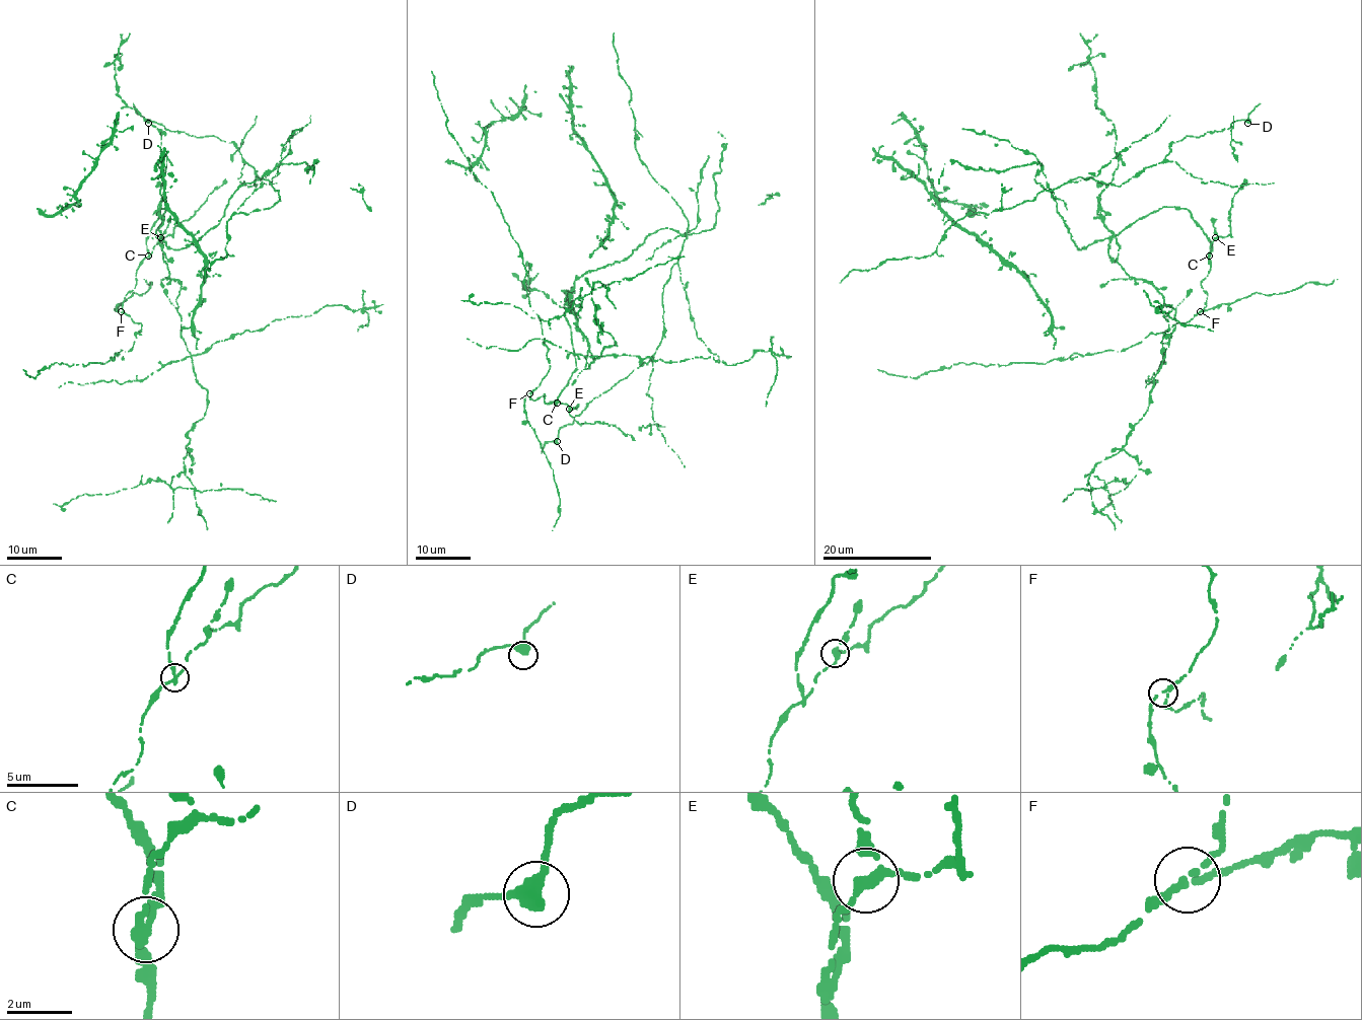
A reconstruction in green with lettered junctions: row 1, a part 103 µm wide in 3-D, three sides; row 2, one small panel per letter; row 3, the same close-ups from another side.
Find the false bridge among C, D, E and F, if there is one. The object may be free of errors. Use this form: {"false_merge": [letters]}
{"false_merge": ["C"]}

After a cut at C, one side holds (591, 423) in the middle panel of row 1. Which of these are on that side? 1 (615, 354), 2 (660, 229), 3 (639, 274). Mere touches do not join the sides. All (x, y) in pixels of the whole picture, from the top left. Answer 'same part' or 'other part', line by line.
1: other part
2: other part
3: other part

